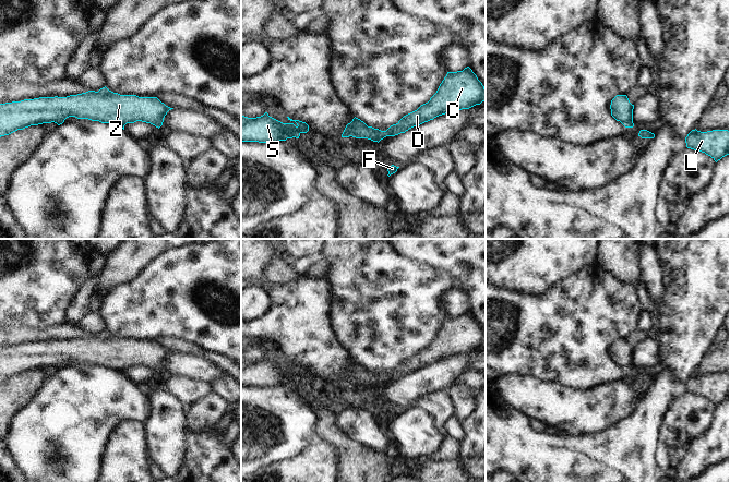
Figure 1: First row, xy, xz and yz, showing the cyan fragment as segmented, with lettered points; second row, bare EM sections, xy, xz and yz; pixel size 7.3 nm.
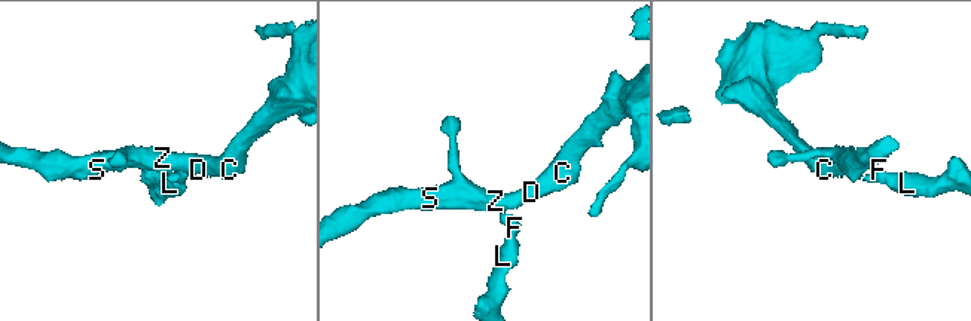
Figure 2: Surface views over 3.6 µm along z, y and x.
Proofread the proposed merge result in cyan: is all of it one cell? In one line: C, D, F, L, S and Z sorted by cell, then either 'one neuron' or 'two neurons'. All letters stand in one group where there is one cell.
C D S Z / F L | two neurons

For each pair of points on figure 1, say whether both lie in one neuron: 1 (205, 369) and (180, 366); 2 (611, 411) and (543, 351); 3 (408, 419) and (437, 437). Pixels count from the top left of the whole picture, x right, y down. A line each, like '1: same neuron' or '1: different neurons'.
1: same neuron
2: different neurons
3: same neuron

